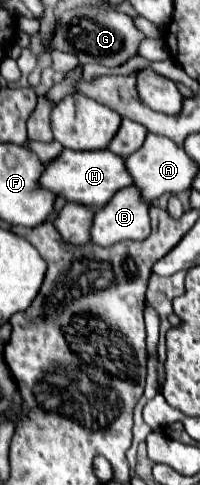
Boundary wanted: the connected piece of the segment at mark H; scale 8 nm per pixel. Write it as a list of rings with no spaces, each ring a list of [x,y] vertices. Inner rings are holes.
[[[62,149],[62,153],[46,163],[44,173],[40,175],[40,187],[46,191],[54,191],[58,197],[78,203],[84,207],[100,209],[104,207],[116,191],[132,185],[132,177],[126,171],[124,159],[114,155],[108,149],[102,151],[72,151],[72,149]]]

